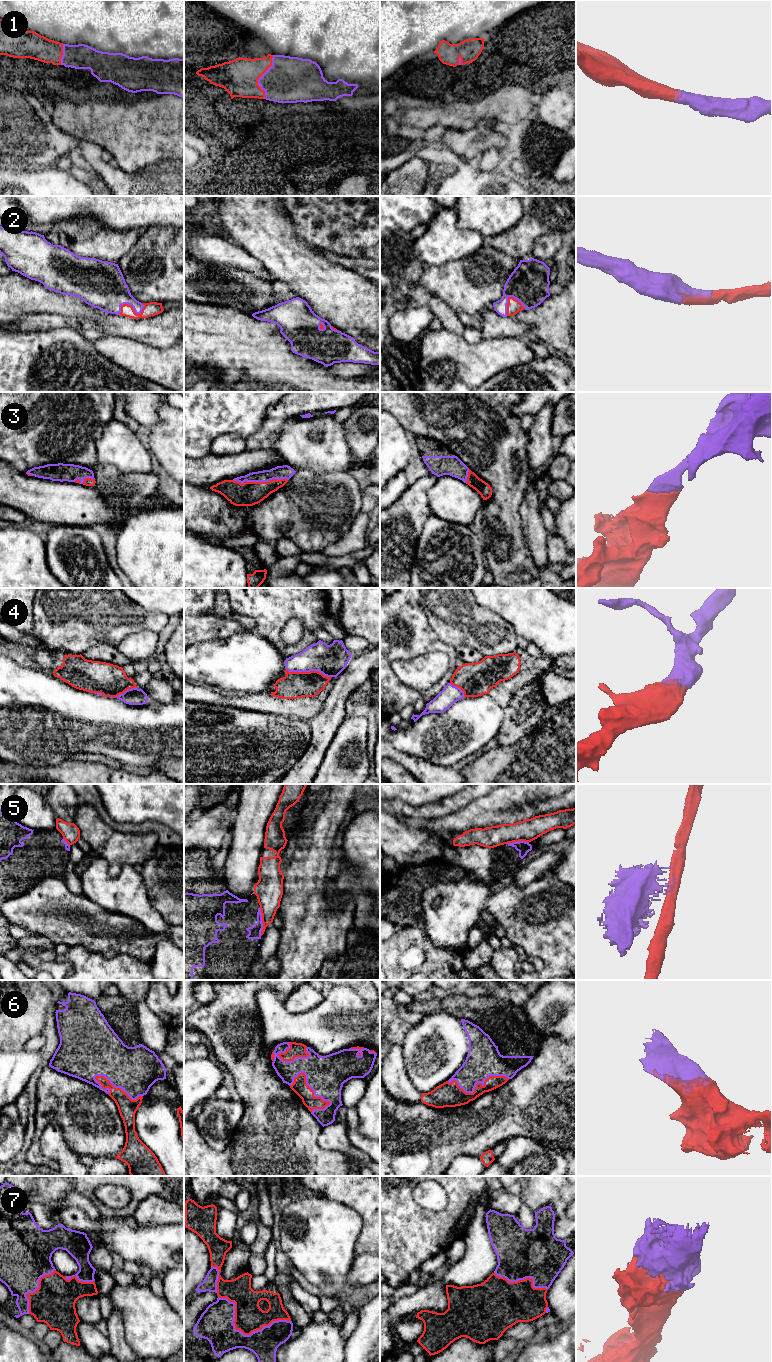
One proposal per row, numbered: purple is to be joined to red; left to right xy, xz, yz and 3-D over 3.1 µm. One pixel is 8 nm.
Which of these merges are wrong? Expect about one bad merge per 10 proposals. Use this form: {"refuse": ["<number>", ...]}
{"refuse": ["5"]}

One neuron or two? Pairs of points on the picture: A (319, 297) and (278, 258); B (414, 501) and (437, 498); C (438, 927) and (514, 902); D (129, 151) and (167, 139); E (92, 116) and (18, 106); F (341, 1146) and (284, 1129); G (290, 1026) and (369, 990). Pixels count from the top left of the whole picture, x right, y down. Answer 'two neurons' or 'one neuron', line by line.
A: one neuron
B: two neurons
C: one neuron
D: one neuron
E: two neurons
F: two neurons
G: two neurons

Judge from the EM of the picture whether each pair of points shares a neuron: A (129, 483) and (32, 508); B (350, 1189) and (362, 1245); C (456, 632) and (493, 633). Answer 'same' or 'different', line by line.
A: different
B: same
C: same

